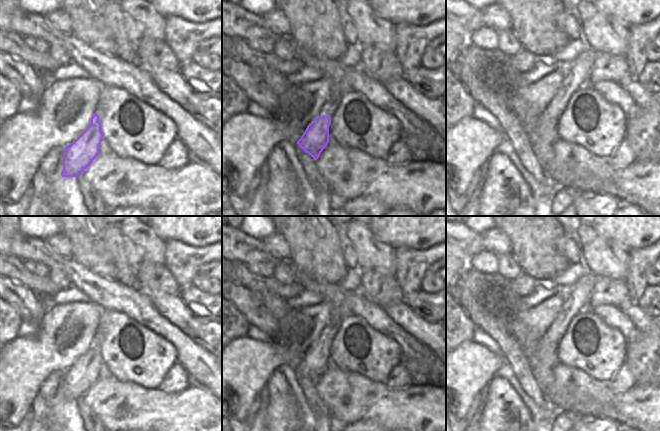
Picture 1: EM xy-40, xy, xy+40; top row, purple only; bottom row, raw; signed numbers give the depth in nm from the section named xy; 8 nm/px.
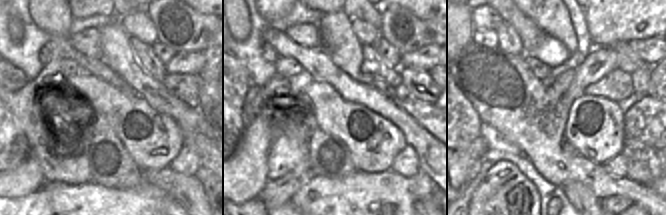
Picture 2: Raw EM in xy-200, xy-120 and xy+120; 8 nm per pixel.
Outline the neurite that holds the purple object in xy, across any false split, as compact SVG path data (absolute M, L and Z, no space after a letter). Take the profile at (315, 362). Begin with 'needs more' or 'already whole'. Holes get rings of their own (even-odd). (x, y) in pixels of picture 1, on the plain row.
needs more; M343 306L333 309L329 324L323 329L319 339L309 347L305 356L297 365L299 371L315 385L329 367L331 341L335 338L343 320L348 315L350 313Z

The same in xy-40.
already whole; M94 337L89 350L63 375L62 401L80 400L99 379L103 364L99 340Z

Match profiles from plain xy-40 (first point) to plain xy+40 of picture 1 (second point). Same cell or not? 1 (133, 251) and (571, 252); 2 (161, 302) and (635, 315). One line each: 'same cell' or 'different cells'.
1: same cell
2: same cell

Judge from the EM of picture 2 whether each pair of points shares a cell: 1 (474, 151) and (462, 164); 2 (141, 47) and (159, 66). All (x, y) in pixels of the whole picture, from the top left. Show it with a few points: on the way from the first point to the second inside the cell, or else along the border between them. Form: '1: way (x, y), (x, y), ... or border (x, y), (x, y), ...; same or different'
1: way (471, 154), (464, 161); same
2: way (146, 52), (154, 61); same

